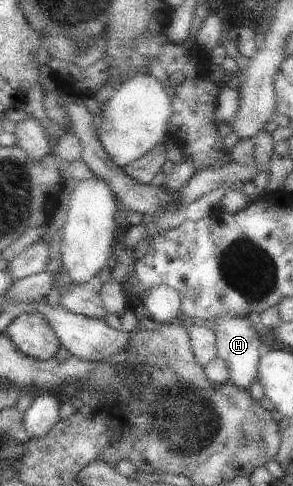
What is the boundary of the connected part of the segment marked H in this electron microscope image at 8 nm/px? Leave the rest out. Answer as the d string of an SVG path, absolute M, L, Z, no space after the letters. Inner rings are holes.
M247 316L222 317L216 320L213 329L218 337L216 343L217 357L222 359L229 370L229 381L249 391L258 377L258 365L260 360L259 347L262 343L257 326Z

